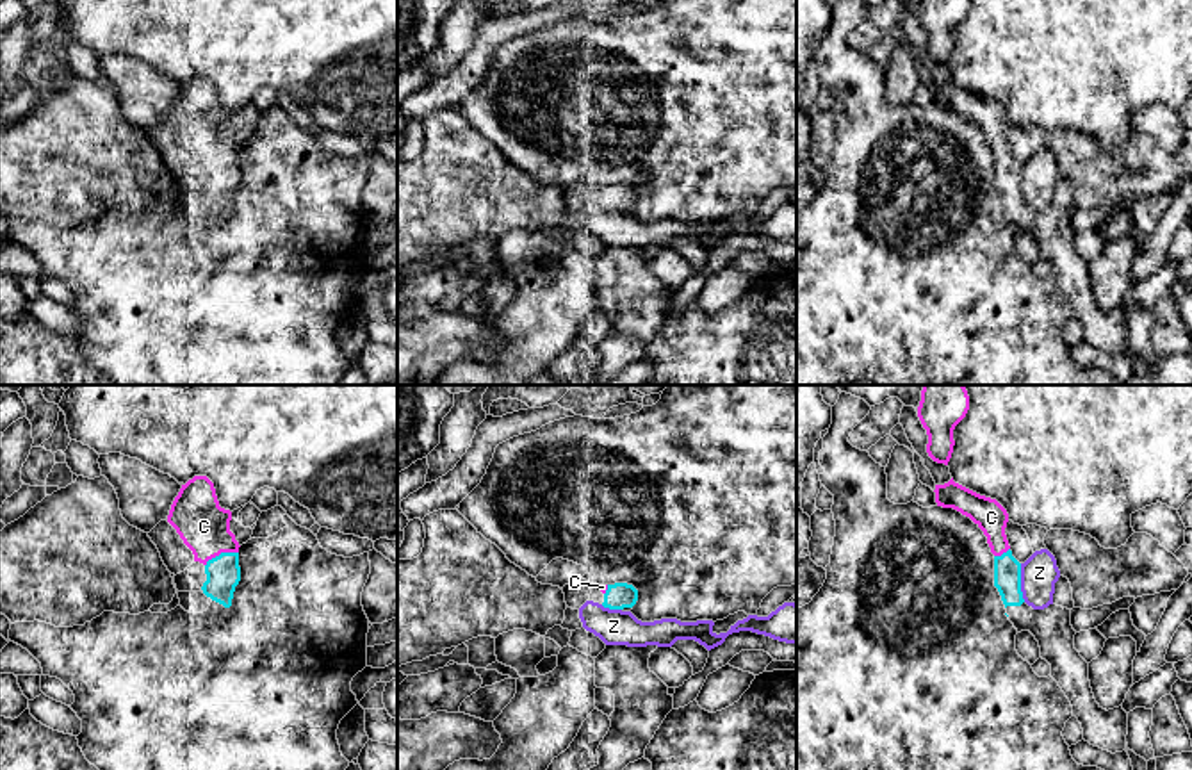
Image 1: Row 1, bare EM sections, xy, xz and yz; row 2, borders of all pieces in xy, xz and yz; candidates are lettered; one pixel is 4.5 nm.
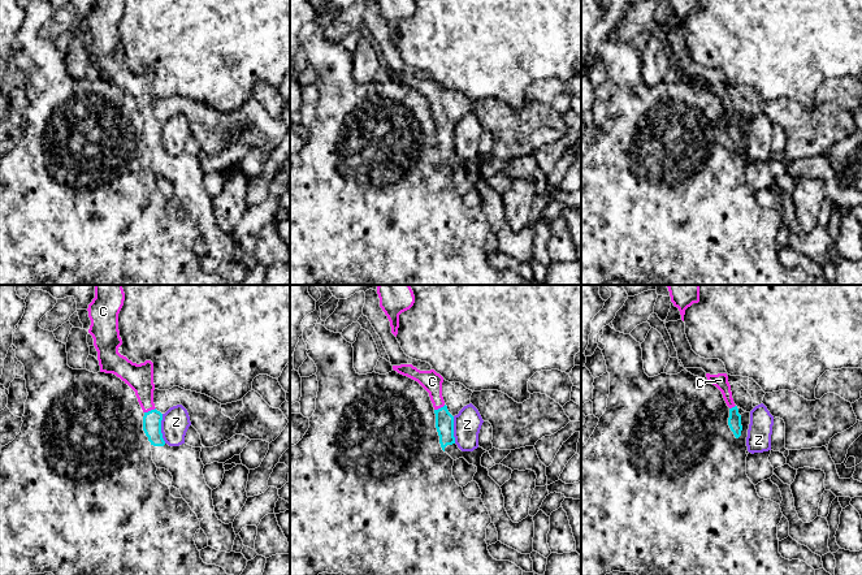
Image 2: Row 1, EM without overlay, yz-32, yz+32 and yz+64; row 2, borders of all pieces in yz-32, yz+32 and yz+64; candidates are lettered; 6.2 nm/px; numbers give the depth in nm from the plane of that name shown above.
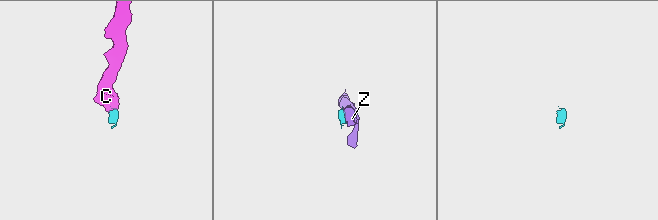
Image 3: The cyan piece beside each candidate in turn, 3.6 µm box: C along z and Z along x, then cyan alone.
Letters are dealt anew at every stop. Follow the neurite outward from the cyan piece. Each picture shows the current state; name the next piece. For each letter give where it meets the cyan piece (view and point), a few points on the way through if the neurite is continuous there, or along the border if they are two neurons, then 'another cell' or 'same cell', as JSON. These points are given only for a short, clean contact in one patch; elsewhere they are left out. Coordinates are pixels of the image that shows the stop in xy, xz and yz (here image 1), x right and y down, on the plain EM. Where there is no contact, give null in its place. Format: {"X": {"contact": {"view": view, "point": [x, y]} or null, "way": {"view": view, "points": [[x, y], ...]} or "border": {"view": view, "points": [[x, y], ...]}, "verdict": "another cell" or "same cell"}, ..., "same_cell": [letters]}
{"C": {"contact": {"view": "xy", "point": [221, 154]}, "way": {"view": "xy", "points": [[223, 173], [221, 154], [204, 127]]}, "verdict": "same cell"}, "Z": {"contact": {"view": "yz", "point": [1020, 184]}, "verdict": "another cell"}, "same_cell": ["C"]}

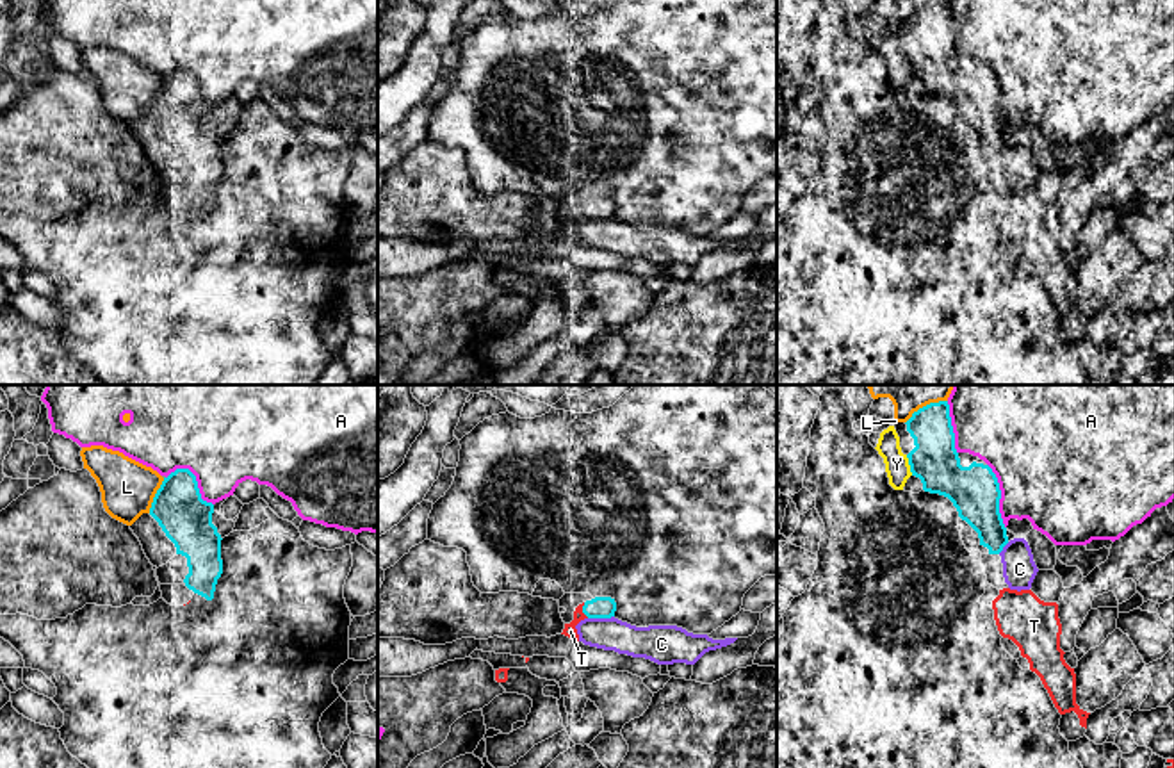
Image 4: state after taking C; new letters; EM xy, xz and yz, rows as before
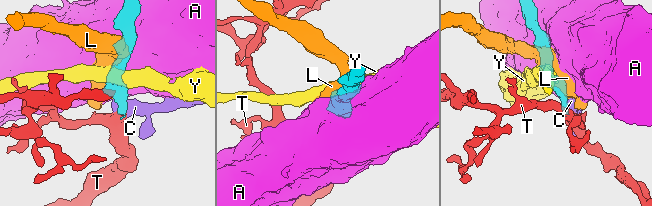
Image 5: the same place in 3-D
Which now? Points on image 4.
{"A": {"contact": {"view": "xy", "point": [195, 79]}, "verdict": "another cell"}, "C": {"contact": {"view": "xz", "point": [601, 218]}, "verdict": "another cell"}, "L": {"contact": {"view": "xy", "point": [155, 97]}, "verdict": "another cell"}, "T": {"contact": {"view": "xz", "point": [583, 211]}, "verdict": "same cell"}, "Y": {"contact": {"view": "yz", "point": [911, 66]}, "verdict": "another cell"}, "same_cell": ["T"]}

